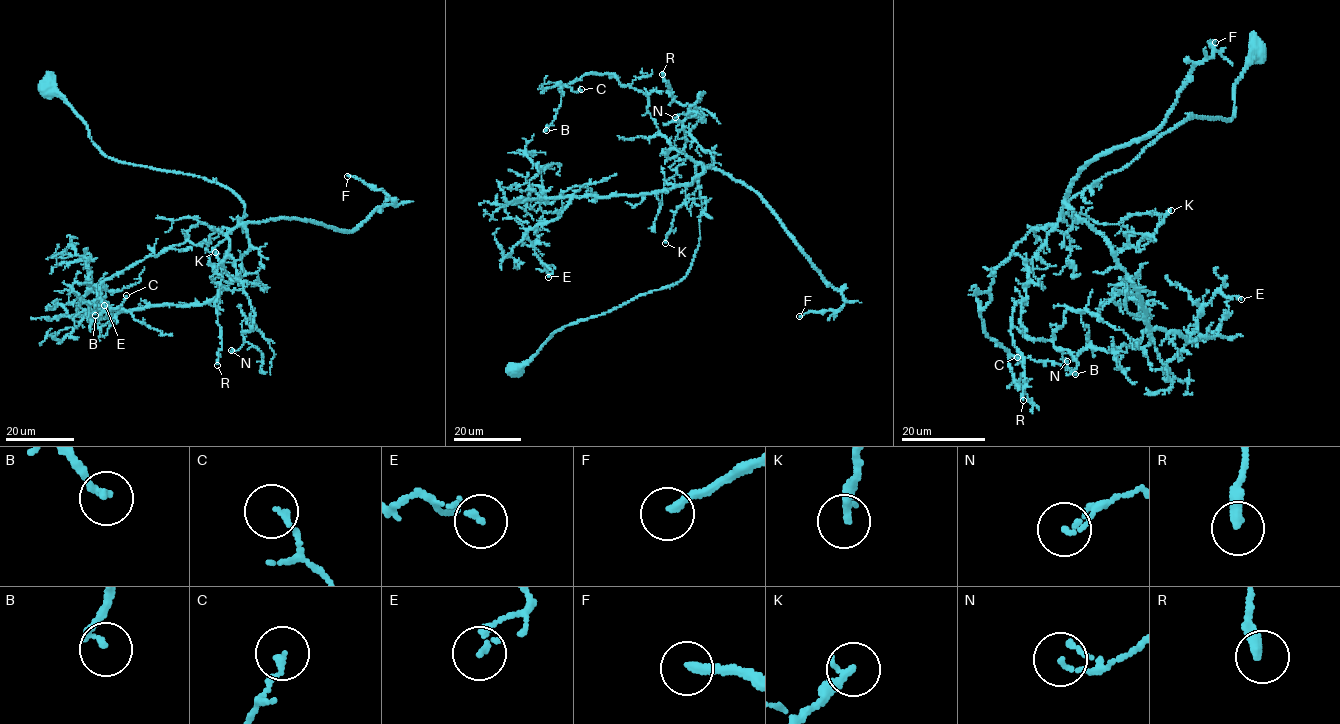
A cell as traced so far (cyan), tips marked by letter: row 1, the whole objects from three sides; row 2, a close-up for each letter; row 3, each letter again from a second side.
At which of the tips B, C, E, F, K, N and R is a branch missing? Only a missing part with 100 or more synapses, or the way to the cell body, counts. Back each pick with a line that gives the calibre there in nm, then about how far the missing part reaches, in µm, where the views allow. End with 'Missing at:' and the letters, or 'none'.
F: Thickness 240 nm. Missing length about 80 µm
Missing at: F

